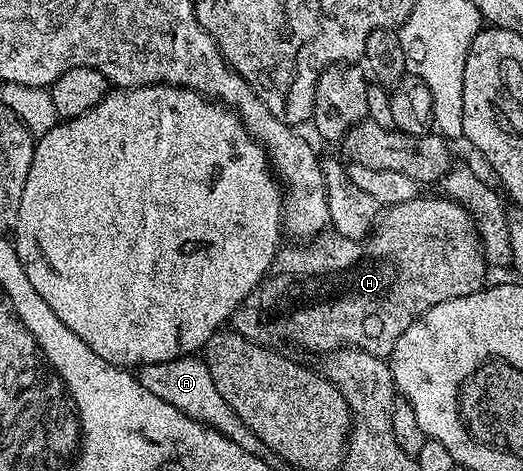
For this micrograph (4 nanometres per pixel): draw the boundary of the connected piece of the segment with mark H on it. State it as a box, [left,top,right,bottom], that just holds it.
[231,197,490,356]

